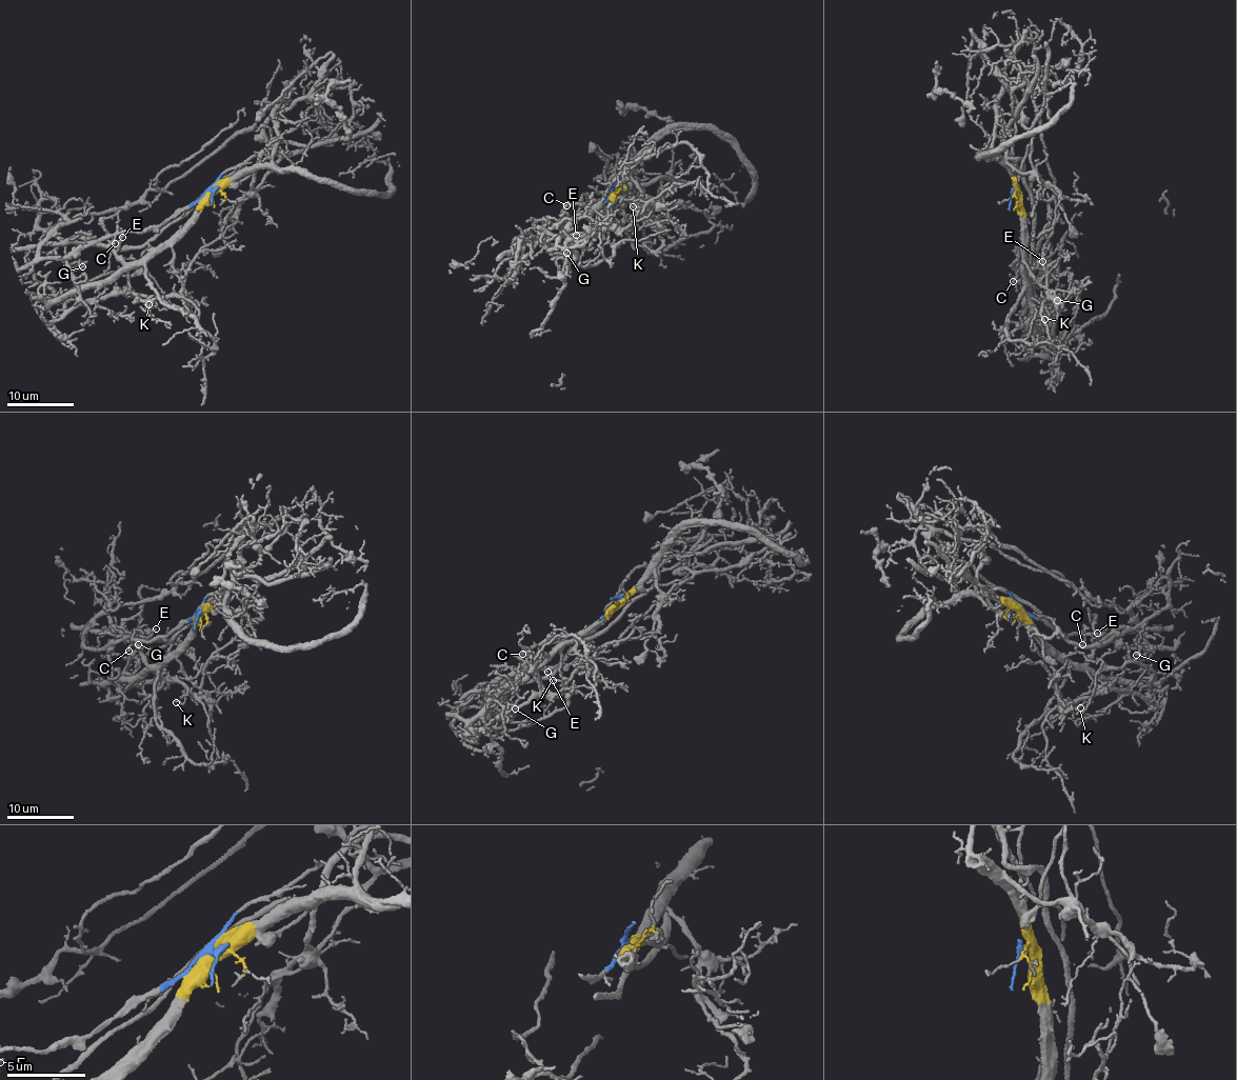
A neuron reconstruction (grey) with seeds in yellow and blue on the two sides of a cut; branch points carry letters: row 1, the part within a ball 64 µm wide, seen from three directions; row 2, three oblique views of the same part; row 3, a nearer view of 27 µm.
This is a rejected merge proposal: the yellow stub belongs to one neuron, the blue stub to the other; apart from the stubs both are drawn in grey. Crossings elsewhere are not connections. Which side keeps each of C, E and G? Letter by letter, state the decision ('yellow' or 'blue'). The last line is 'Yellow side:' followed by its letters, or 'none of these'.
C: blue
E: blue
G: blue
Yellow side: none of these

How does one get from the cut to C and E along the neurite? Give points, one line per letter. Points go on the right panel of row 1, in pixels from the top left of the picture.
C: (1017, 194), (1023, 223), (1021, 246), (1012, 263), (1016, 274), (1013, 281)
E: (1017, 194), (1023, 235), (1016, 261), (1012, 263), (1016, 270), (1031, 272), (1042, 261)

